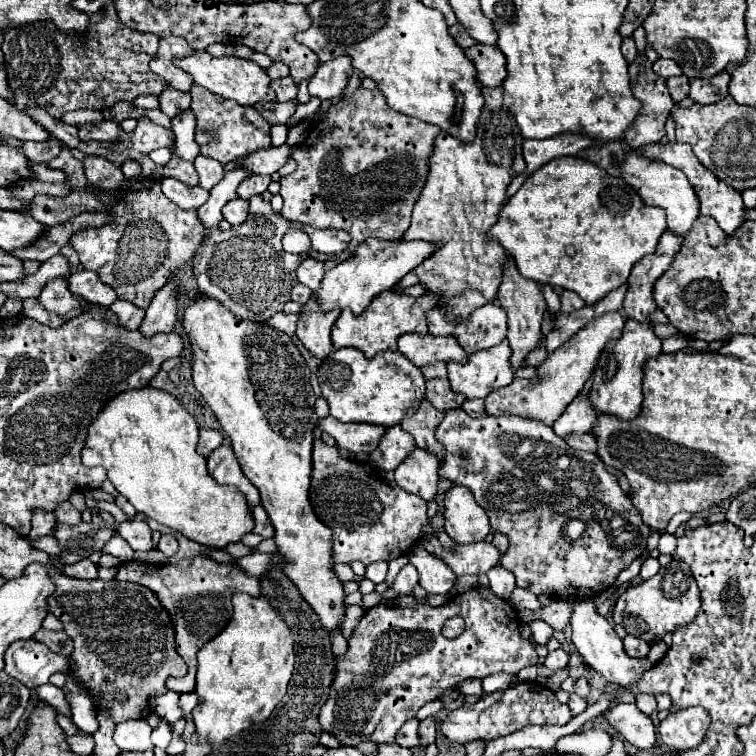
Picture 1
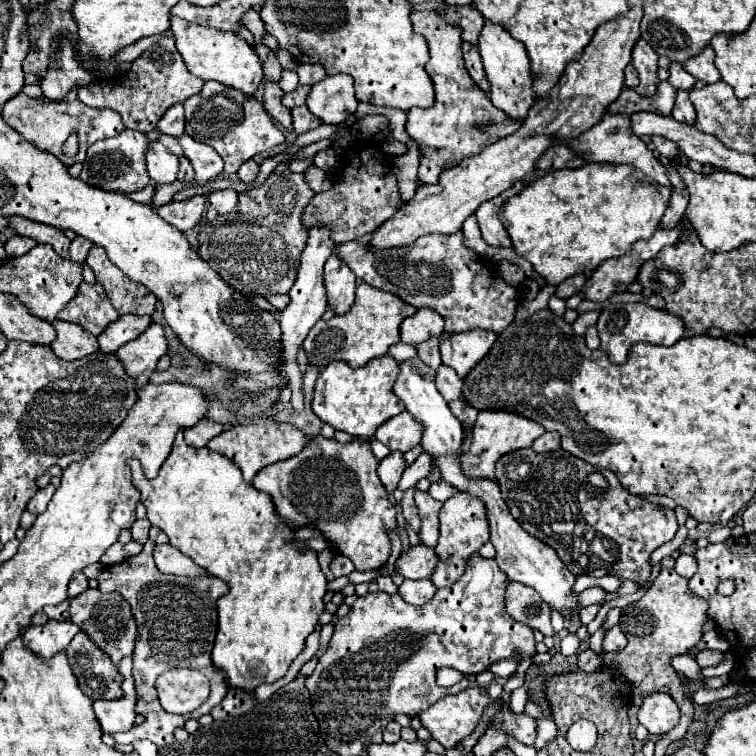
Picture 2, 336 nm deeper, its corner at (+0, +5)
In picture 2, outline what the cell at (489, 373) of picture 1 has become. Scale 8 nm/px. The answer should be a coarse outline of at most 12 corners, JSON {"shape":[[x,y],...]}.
{"shape":[[490,330],[450,334],[442,364],[462,378],[494,344]]}

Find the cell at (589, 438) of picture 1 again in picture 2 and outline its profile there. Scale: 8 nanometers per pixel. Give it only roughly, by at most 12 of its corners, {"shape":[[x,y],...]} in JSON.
{"shape":[[544,432],[532,444],[534,452],[560,448],[556,432]]}

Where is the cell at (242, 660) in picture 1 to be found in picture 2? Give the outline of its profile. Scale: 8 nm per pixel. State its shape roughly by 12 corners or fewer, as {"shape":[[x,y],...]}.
{"shape":[[182,432],[150,524],[230,586],[214,666],[280,680],[324,612],[318,552]]}

